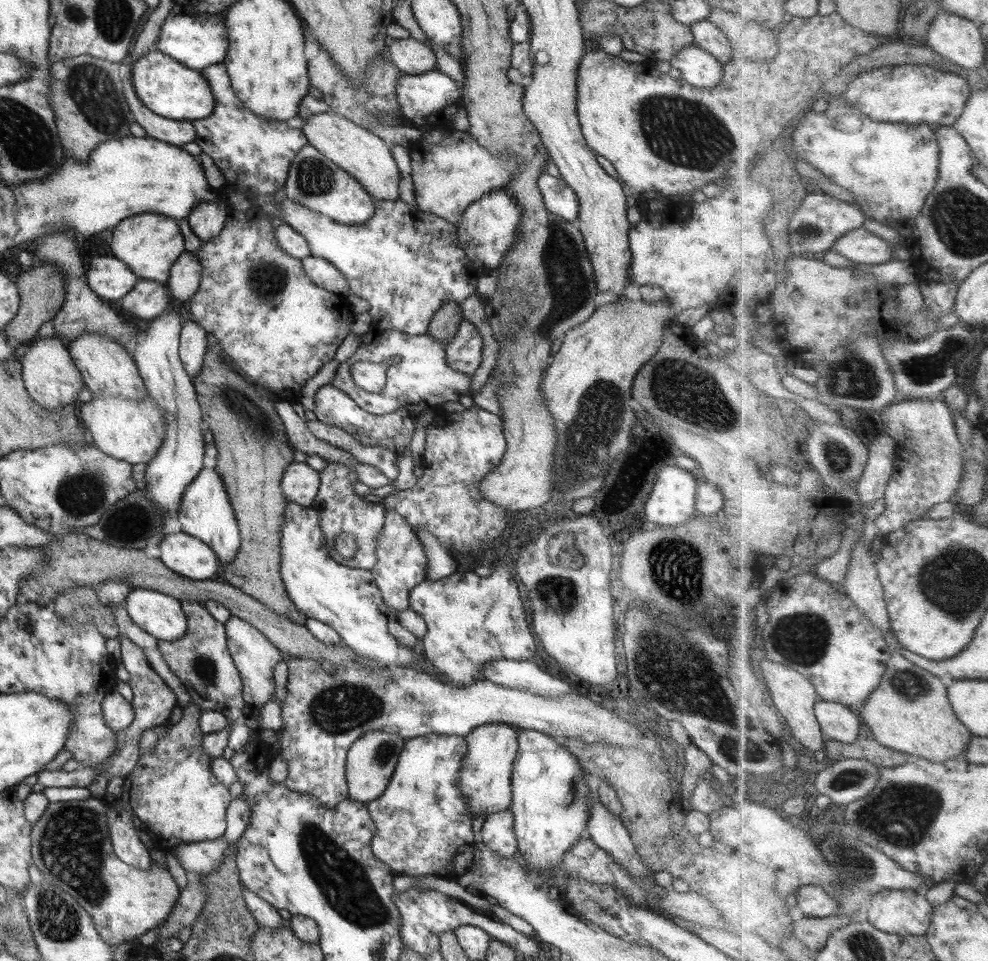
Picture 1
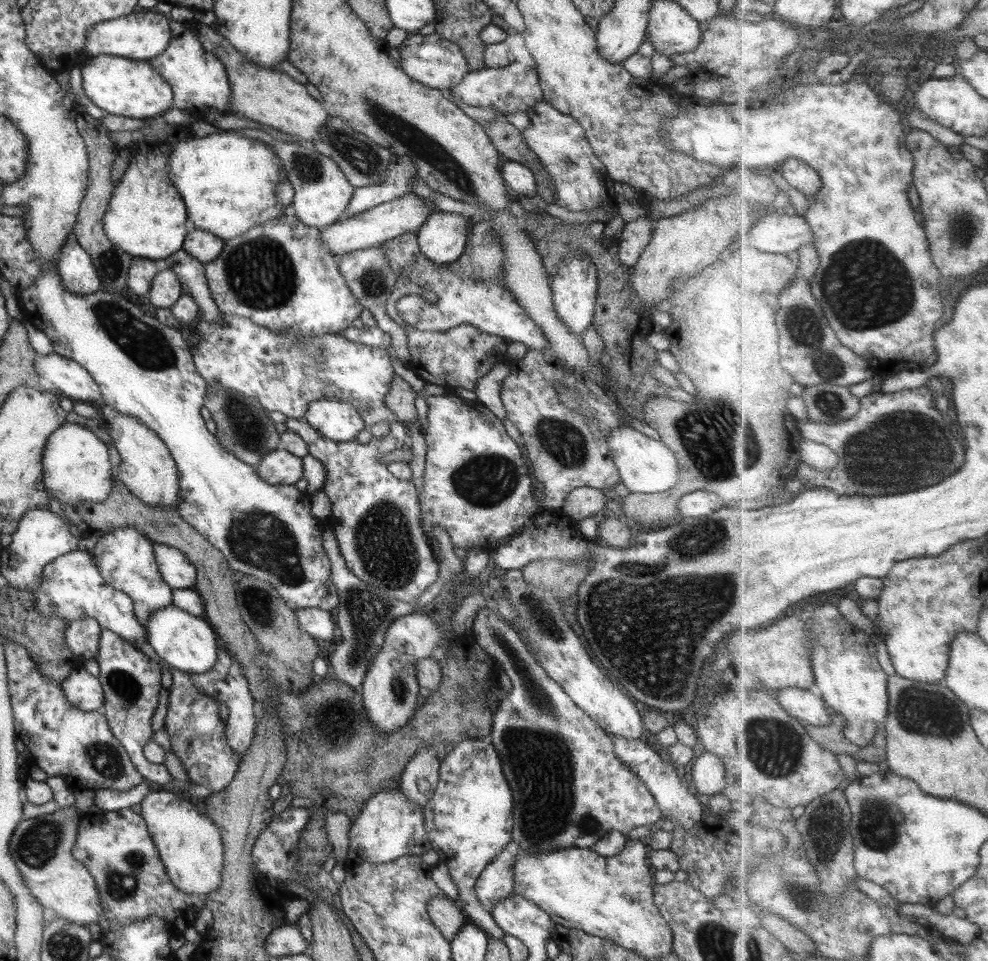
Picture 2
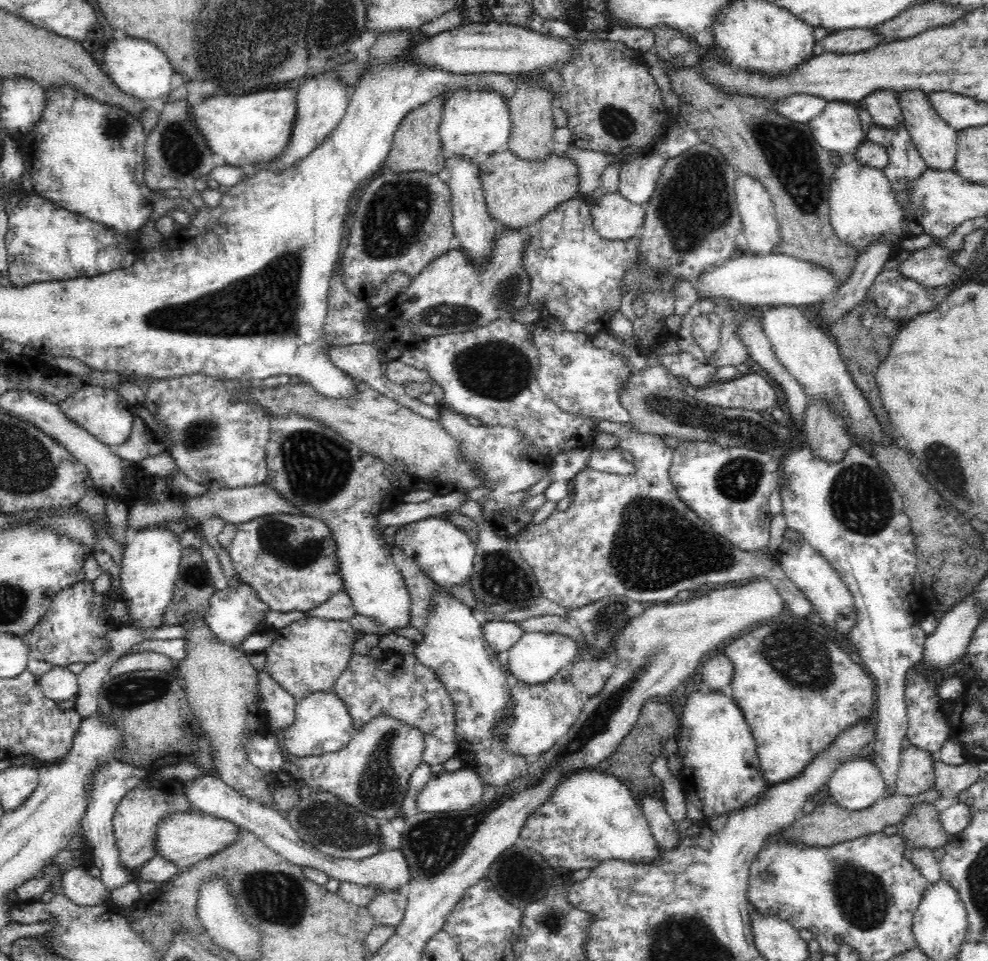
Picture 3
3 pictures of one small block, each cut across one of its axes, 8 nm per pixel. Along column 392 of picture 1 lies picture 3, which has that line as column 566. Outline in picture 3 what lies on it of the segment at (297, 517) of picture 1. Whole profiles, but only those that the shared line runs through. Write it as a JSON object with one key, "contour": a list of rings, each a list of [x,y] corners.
{"contour":[[[524,632],[507,652],[507,665],[512,680],[526,685],[538,685],[549,682],[564,667],[578,660],[578,646],[570,637],[557,632]]]}

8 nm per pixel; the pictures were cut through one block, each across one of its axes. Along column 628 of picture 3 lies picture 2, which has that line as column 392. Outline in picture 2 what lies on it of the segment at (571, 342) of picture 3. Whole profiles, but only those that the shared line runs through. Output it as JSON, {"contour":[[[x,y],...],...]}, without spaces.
{"contour":[[[222,313],[220,322],[197,321],[196,330],[186,328],[186,336],[198,335],[200,341],[191,348],[193,363],[198,374],[208,386],[222,386],[255,398],[264,410],[282,412],[287,418],[304,419],[308,405],[322,399],[338,399],[351,402],[361,414],[366,428],[382,421],[397,421],[396,415],[385,405],[390,381],[397,376],[386,348],[366,346],[350,341],[341,334],[324,334],[309,341],[294,341],[290,334],[272,334],[257,326],[250,319],[230,313]]]}

